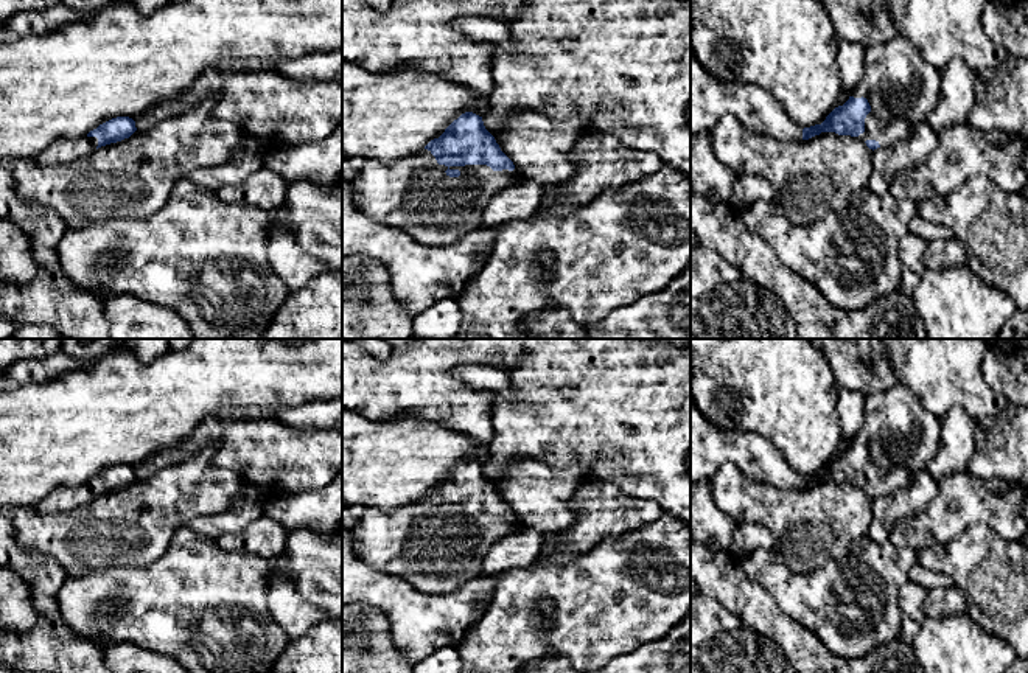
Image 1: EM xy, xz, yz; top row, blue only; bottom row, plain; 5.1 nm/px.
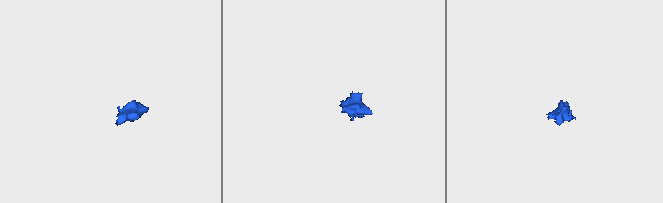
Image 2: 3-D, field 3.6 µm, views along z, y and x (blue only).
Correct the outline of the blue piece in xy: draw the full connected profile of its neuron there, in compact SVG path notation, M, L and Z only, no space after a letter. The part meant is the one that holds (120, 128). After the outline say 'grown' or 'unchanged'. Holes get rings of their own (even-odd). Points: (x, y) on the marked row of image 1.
M117 117L82 138L59 138L51 143L42 154L36 155L36 162L45 166L68 165L95 149L129 138L137 131L135 121L129 117Z; grown

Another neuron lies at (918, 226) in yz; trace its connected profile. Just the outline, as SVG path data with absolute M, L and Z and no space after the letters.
M919 214L908 222L908 233L916 235L925 241L949 239L952 232L947 227L936 225Z

